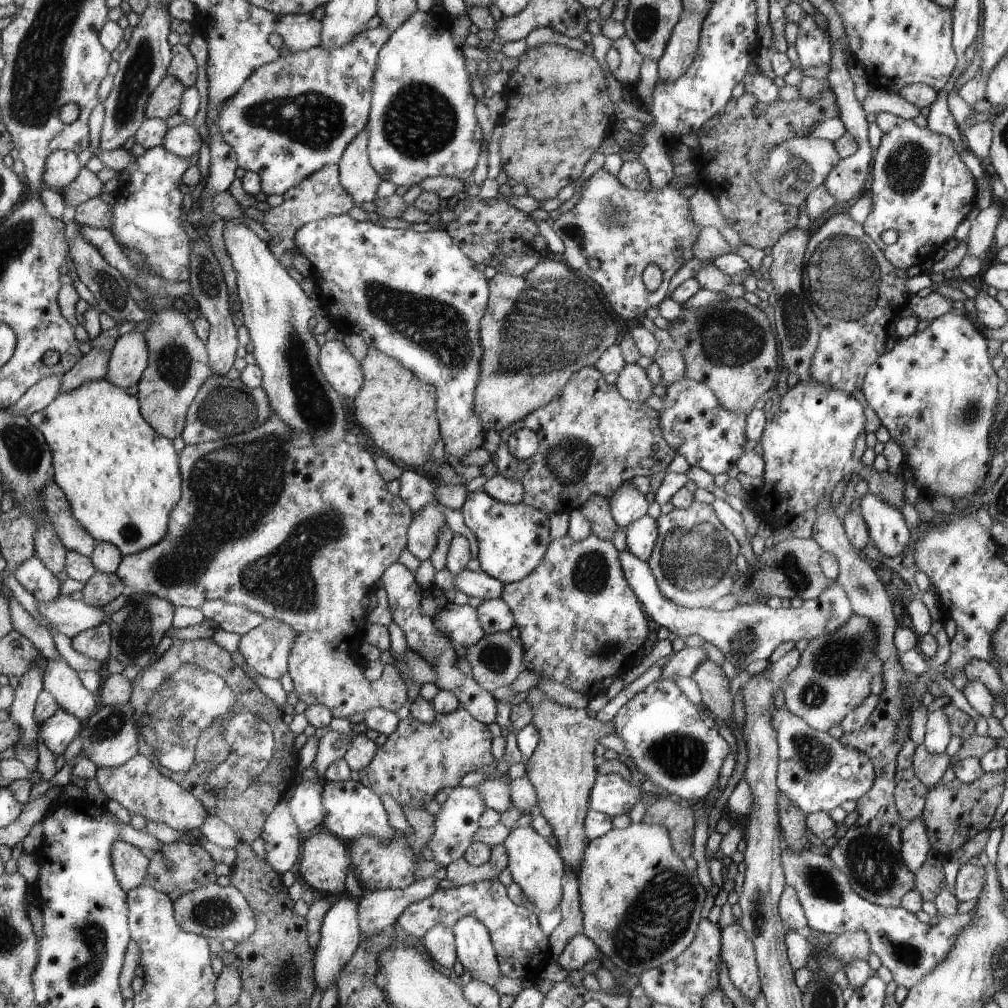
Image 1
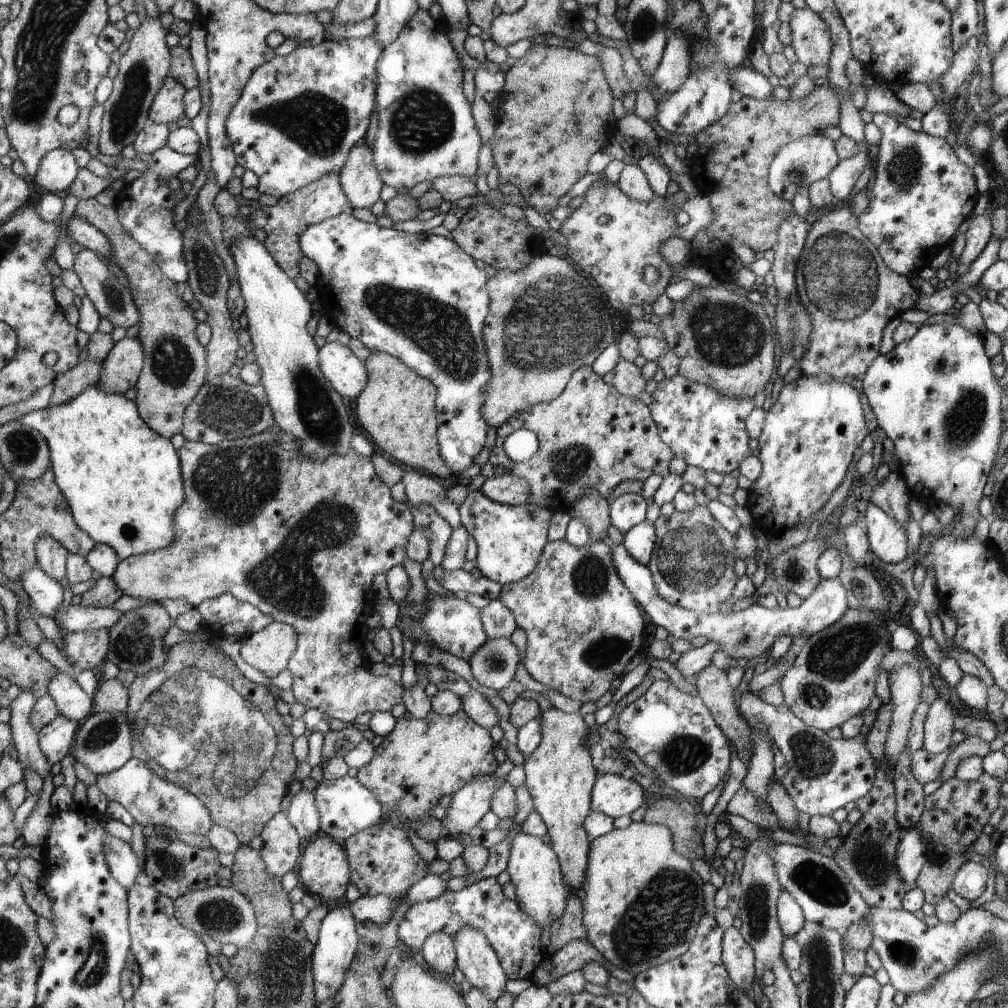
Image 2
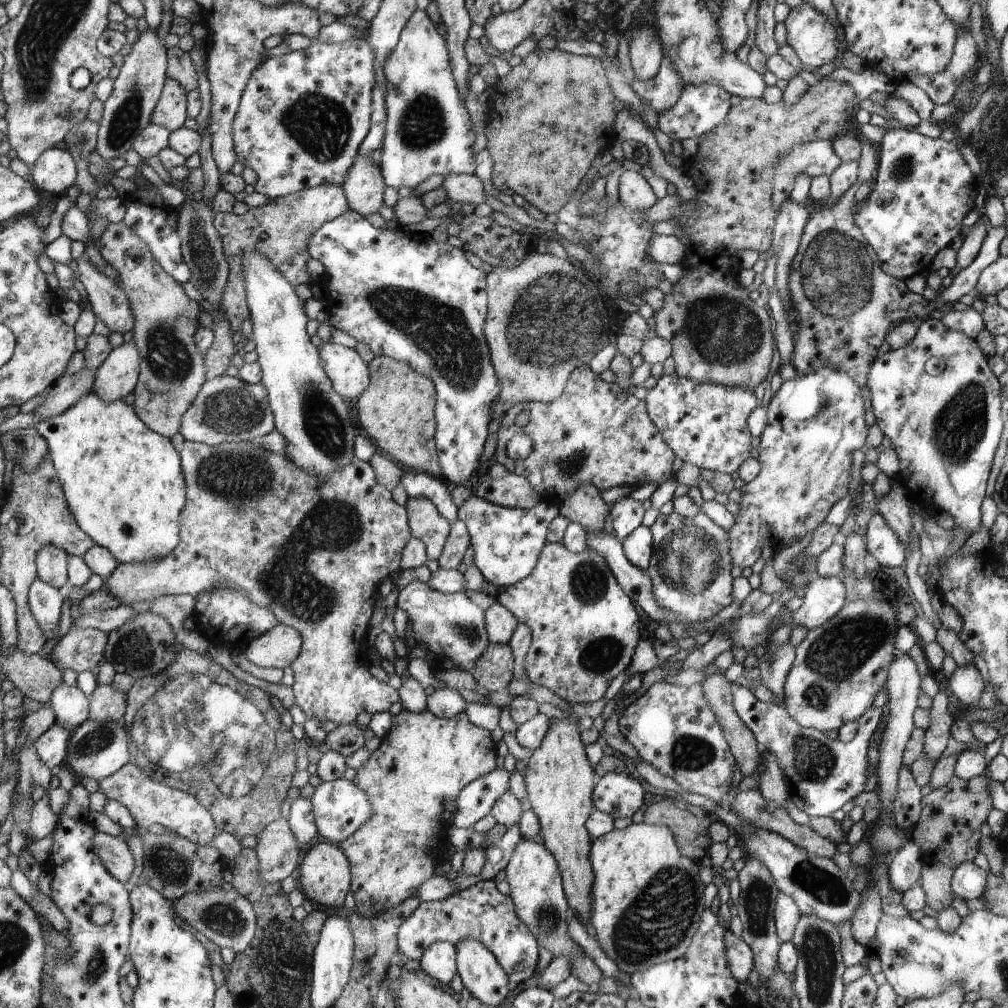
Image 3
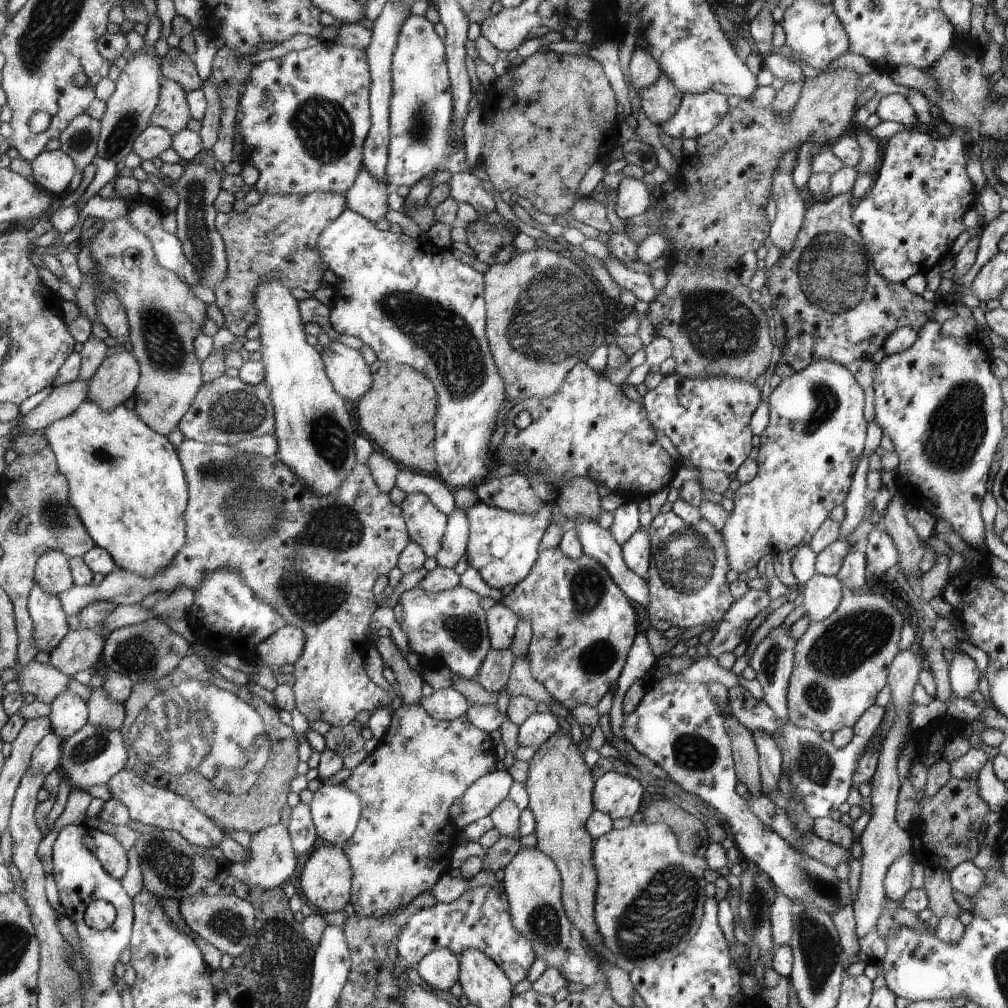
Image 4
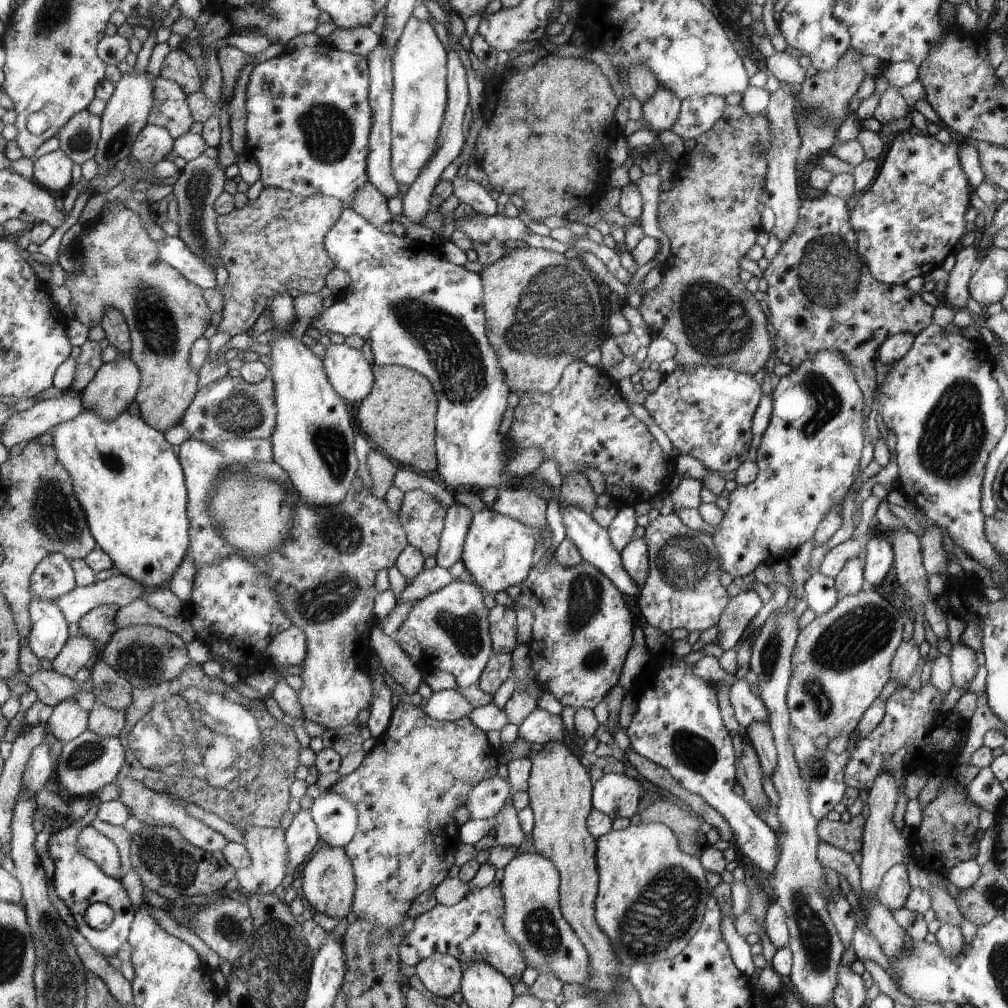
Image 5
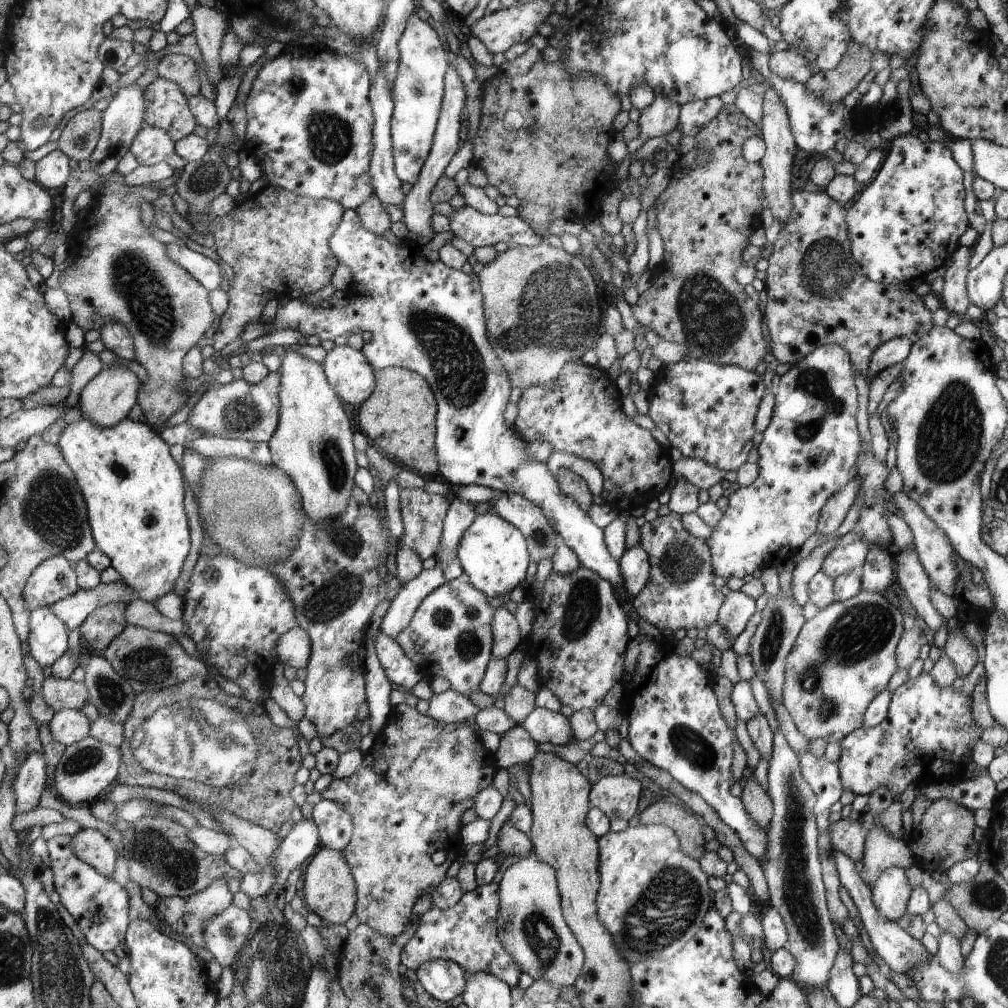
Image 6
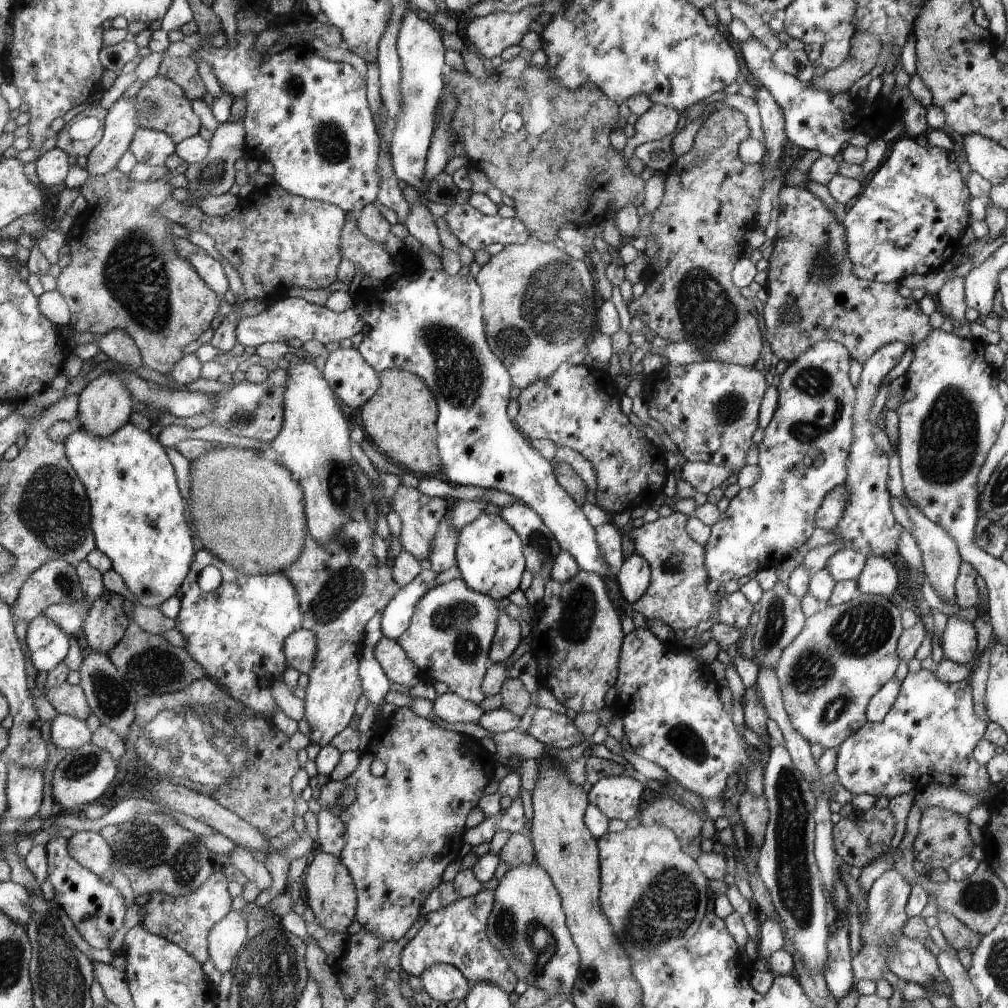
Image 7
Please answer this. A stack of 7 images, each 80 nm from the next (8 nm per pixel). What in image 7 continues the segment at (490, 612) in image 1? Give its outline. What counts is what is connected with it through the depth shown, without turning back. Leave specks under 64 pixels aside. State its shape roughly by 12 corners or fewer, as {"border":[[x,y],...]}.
{"border":[[502,610],[489,650],[492,663],[510,658],[522,639],[520,623]]}

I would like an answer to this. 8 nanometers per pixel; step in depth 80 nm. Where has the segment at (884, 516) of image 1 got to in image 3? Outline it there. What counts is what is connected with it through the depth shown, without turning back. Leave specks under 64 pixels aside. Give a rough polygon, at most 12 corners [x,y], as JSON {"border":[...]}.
{"border":[[880,513],[864,533],[879,567],[904,564],[902,541]]}

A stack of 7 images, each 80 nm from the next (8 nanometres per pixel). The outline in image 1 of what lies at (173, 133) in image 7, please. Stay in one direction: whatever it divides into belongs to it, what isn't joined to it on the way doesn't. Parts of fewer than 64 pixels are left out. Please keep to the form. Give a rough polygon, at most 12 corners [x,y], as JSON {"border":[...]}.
{"border":[[172,75],[154,89],[145,106],[148,119],[179,113],[185,86]]}

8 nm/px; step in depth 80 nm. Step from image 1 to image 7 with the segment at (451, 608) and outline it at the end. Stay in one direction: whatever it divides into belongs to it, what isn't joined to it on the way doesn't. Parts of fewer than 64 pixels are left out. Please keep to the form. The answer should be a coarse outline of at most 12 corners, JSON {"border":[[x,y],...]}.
{"border":[[461,578],[397,641],[420,680],[479,705],[501,612]]}

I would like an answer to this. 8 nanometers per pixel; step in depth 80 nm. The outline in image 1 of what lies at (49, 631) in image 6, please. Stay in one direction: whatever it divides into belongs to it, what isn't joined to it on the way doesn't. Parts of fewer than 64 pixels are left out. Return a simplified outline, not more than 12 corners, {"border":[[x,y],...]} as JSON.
{"border":[[36,554],[14,576],[38,603],[62,595]]}

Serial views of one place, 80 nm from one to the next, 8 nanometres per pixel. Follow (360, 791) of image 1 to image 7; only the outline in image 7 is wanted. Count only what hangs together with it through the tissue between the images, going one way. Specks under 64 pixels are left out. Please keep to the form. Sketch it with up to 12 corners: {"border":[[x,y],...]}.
{"border":[[323,807],[316,846],[339,857],[347,841],[345,824]]}

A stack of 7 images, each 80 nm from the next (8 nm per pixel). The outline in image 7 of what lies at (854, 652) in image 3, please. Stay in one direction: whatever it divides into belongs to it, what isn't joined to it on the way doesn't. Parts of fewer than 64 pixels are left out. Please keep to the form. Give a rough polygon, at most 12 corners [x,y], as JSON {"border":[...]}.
{"border":[[823,605],[775,673],[791,727],[837,749],[895,676],[900,608]]}

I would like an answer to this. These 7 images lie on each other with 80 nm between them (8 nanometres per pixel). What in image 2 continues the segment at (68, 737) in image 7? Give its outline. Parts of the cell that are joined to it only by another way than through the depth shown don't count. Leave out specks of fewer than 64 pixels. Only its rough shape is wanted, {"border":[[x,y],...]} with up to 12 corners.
{"border":[[58,670],[48,683],[59,714],[78,724],[93,697]]}

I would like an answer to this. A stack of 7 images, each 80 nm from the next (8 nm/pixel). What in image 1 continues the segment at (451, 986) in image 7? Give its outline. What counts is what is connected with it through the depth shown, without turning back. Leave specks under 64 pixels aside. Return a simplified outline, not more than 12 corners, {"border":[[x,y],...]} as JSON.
{"border":[[434,926],[422,940],[430,958],[451,970],[457,950],[453,929]]}

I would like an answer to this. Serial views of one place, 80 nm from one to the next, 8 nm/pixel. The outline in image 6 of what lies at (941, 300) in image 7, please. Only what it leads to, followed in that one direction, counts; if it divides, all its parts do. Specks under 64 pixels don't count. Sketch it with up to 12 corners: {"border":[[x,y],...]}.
{"border":[[972,247],[952,254],[940,292],[942,306],[966,317]]}

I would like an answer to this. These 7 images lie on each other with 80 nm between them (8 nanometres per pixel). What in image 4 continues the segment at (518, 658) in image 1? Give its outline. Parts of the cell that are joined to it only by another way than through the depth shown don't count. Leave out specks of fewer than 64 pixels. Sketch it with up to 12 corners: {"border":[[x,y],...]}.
{"border":[[490,650],[474,680],[497,692],[507,685],[515,654]]}

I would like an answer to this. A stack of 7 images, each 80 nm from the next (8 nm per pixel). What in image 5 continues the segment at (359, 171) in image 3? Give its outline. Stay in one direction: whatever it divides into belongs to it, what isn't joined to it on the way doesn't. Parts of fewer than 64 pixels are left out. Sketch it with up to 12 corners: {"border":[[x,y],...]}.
{"border":[[370,182],[350,208],[378,229],[393,220],[387,198]]}

